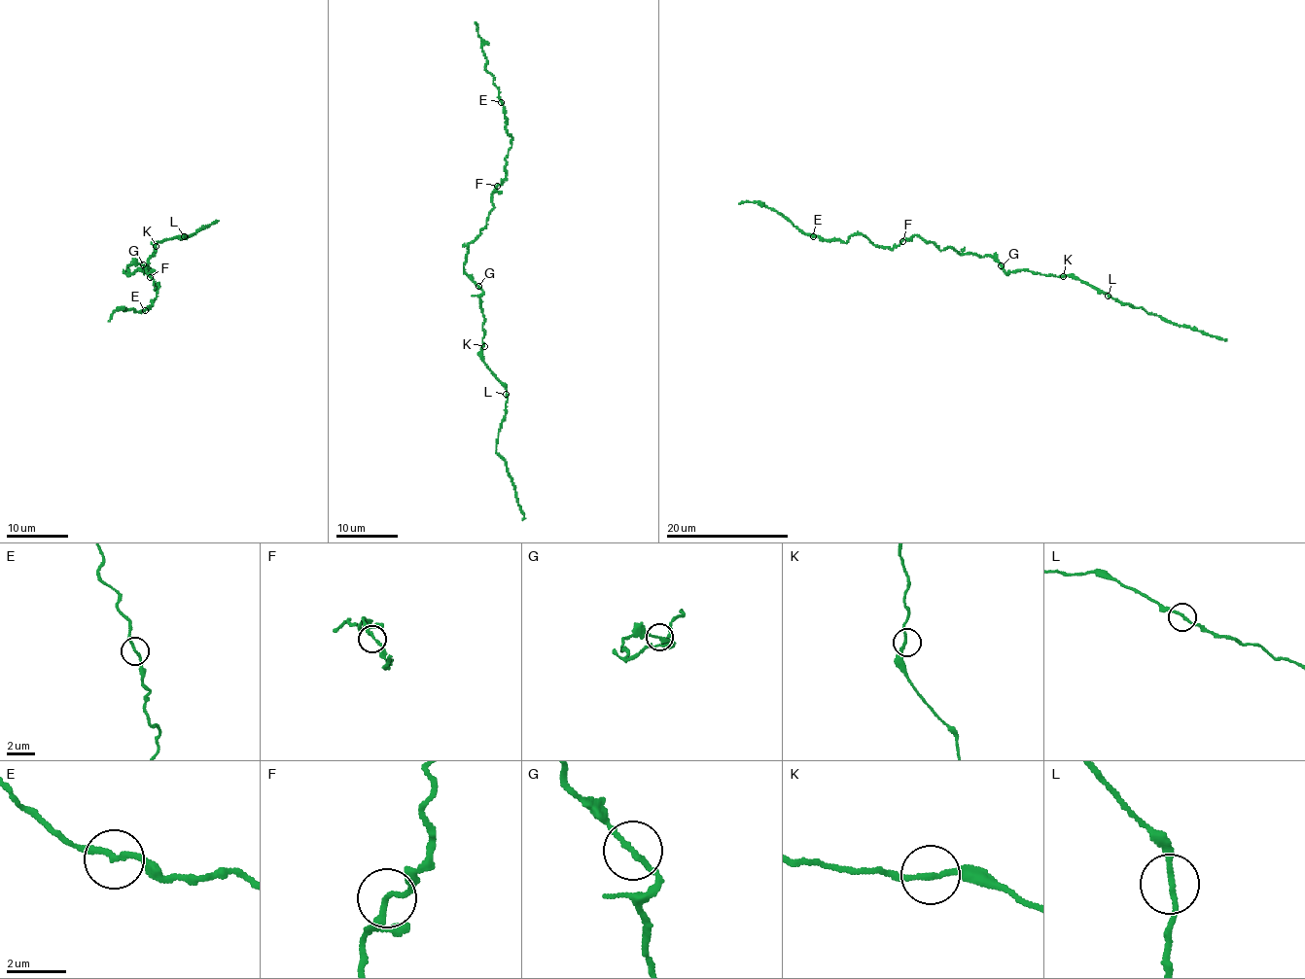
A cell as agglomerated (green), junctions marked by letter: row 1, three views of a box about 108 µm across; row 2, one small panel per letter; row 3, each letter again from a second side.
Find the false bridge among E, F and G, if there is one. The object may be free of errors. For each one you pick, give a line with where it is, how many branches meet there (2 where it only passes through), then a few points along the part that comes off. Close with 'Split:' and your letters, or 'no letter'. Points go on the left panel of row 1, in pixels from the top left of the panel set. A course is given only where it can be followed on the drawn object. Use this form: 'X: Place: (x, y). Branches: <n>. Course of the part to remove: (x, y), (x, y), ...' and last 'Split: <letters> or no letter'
Split: no letter

